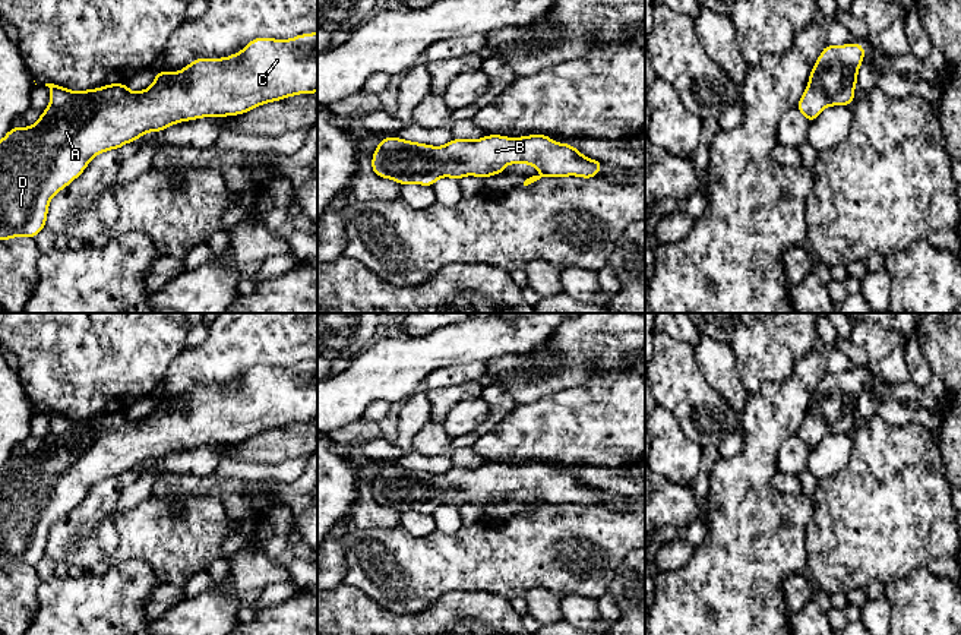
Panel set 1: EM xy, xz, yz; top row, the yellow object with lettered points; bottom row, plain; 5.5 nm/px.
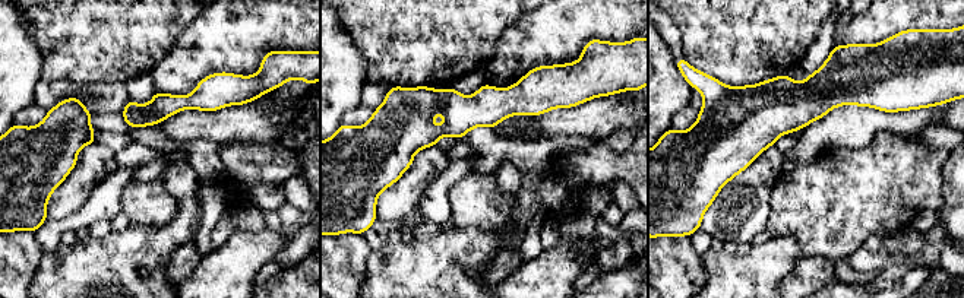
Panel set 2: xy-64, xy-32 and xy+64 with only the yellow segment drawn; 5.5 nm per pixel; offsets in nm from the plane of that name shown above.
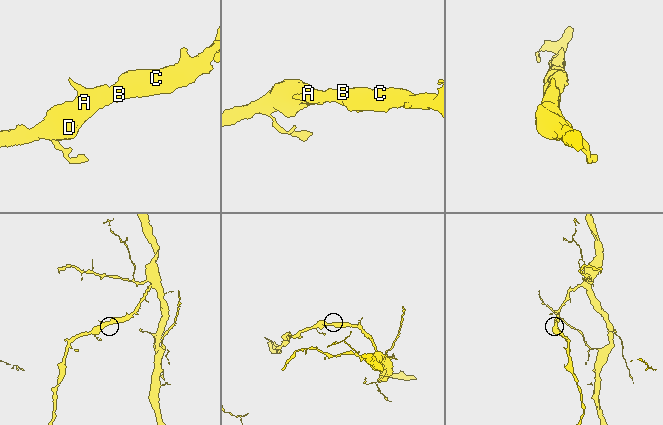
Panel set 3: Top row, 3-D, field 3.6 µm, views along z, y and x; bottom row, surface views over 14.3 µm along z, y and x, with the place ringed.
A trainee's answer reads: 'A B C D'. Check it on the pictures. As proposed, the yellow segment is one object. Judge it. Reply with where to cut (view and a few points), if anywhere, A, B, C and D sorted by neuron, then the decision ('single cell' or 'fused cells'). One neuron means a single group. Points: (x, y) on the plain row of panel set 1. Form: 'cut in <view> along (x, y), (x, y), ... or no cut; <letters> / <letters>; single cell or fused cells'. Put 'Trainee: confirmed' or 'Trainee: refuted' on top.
Trainee: confirmed
no cut; A B C D; single cell

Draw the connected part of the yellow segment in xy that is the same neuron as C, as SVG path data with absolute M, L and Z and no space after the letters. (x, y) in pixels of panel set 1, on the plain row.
M317 360L291 367L259 364L225 386L196 386L183 398L157 399L152 413L137 420L123 411L80 420L54 411L45 414L51 417L50 432L38 449L12 455L0 468L0 568L34 566L45 555L51 525L98 481L180 449L238 443L272 429L317 420Z

